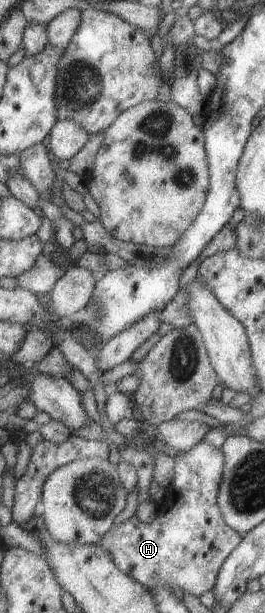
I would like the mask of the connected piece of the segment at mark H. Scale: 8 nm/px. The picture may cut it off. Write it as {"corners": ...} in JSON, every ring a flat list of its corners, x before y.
{"corners":[[203,441,187,451,182,451,173,459,175,469,169,487,164,490,160,503,156,505,156,515,151,523,142,523,135,516,109,528,100,539,100,546,109,551,115,567,140,583,148,590,153,587,167,587,171,593,187,593,199,597,213,589,218,571,224,559,239,545,242,536,233,531,221,517,217,507,217,491,223,473,223,451]]}

